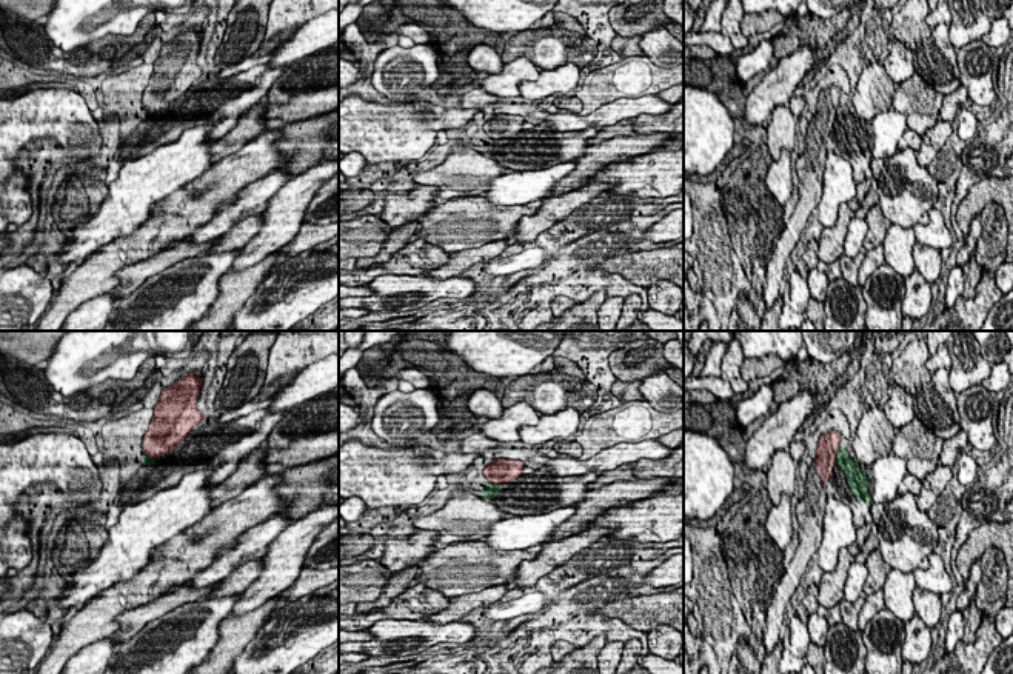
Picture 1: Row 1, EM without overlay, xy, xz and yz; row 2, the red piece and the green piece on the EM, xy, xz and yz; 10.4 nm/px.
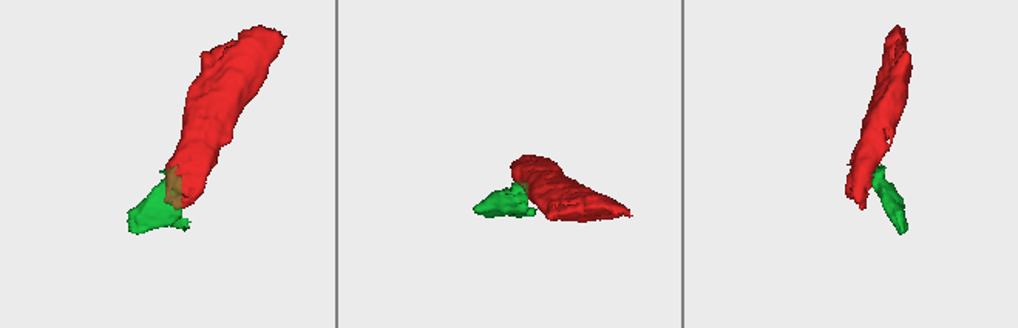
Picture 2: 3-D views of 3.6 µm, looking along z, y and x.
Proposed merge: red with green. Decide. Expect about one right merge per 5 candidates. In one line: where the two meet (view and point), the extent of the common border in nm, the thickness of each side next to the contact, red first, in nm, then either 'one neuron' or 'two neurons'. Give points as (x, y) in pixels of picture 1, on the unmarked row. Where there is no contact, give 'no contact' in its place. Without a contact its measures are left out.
contact xz (494, 139); length 120 nm; calibres 260 and 140 nm; two neurons

